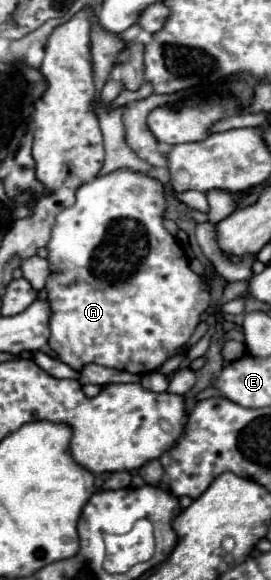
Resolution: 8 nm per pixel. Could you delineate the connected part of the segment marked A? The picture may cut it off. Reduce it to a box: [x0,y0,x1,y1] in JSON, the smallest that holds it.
[46,170,210,374]

